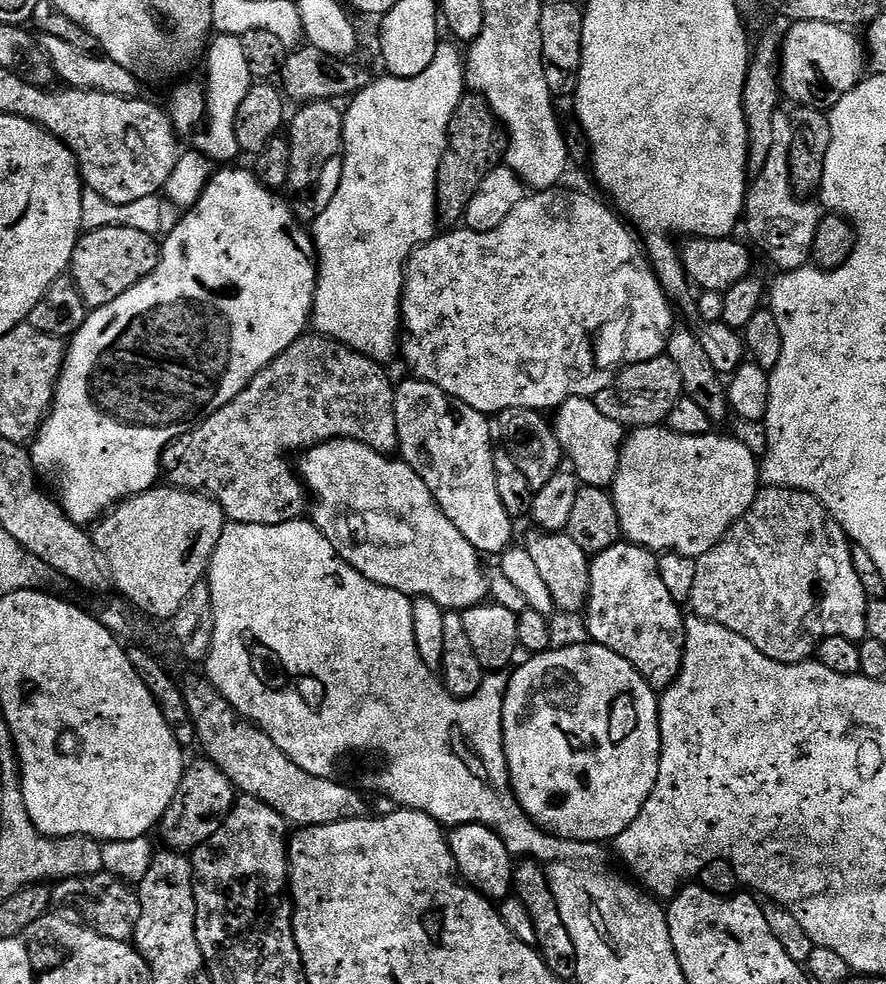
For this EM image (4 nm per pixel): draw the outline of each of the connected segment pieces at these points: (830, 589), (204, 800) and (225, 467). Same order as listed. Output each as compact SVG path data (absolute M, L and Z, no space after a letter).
M769 487L757 492L756 500L750 506L750 510L746 510L746 514L742 514L742 518L738 518L738 522L732 524L732 529L705 556L696 560L696 569L698 575L694 578L691 611L702 620L709 620L718 626L726 626L726 630L734 634L742 634L742 638L746 638L746 642L750 642L754 650L766 654L766 658L774 662L800 664L809 659L815 653L816 647L826 638L837 636L860 642L867 637L866 612L870 597L866 594L866 590L862 590L862 582L858 579L858 573L854 571L849 538L842 530L842 526L838 526L836 519L824 509L822 502L818 502L809 492L800 492L797 488Z
M198 756L198 759L185 767L182 782L167 806L164 819L158 825L158 833L164 839L164 846L181 854L195 851L198 845L206 843L217 833L235 801L236 791L230 780L211 760Z
M305 334L298 339L278 358L274 358L257 374L254 379L238 393L233 400L226 402L222 410L210 414L197 428L193 428L186 436L181 436L171 444L164 452L162 461L162 472L167 483L174 488L185 488L187 492L202 492L205 496L212 497L220 503L220 508L224 511L225 517L233 524L261 524L262 526L278 526L291 520L299 520L309 511L310 496L306 491L301 477L294 471L294 464L286 457L291 452L295 454L303 453L309 448L324 444L327 440L357 440L366 446L385 454L392 454L397 451L400 439L398 438L398 426L396 425L396 415L394 414L394 402L396 401L396 389L394 380L387 376L385 365L376 364L370 358L350 350L345 344L340 344L337 340L330 340L326 336L319 334Z

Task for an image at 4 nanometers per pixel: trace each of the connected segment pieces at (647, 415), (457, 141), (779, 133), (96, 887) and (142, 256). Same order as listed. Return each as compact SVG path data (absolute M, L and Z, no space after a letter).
M661 354L651 356L649 360L629 363L612 384L606 386L606 390L598 393L594 399L598 410L602 410L606 418L631 430L663 425L670 410L674 410L674 402L678 402L683 395L684 379L682 374L678 374L678 366L674 366L667 354Z
M465 94L457 106L453 120L449 123L448 148L438 168L436 215L441 225L456 226L463 221L466 206L470 206L470 198L478 194L478 186L482 186L482 178L486 178L486 174L490 174L493 168L501 163L505 151L506 133L498 123L496 115L488 108L488 103L478 95Z
M781 110L774 114L774 143L770 145L770 154L766 154L766 166L755 173L748 185L748 196L744 199L743 227L748 227L747 239L757 244L768 255L768 260L781 273L793 272L805 267L811 261L814 234L818 234L818 222L822 215L819 203L811 204L811 199L801 198L790 182L790 142L792 141L792 117L787 111Z
M101 874L98 876L75 876L69 880L59 881L52 888L52 903L65 904L89 929L99 936L114 938L125 942L133 939L136 931L136 919L140 913L140 901L137 893L129 885L117 878Z
M124 227L85 231L74 246L70 275L89 309L106 306L114 302L114 298L126 294L126 290L138 286L138 282L158 266L160 245L161 241L155 235Z

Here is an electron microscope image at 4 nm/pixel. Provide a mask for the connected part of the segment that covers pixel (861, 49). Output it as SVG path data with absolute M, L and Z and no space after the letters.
M801 20L793 23L792 28L782 36L780 45L780 90L785 101L793 100L793 105L830 110L850 90L854 90L866 72L866 48L856 41L855 31L839 24L827 24L817 20Z

